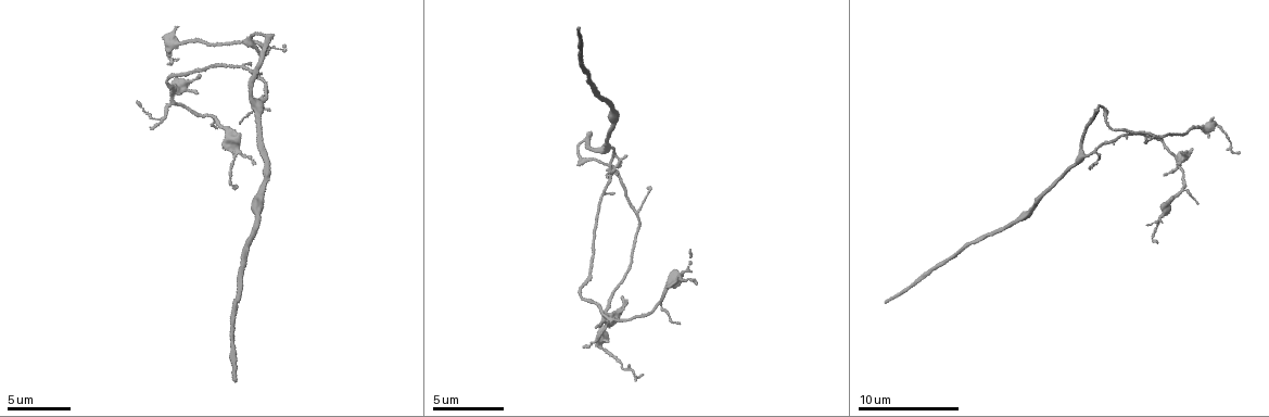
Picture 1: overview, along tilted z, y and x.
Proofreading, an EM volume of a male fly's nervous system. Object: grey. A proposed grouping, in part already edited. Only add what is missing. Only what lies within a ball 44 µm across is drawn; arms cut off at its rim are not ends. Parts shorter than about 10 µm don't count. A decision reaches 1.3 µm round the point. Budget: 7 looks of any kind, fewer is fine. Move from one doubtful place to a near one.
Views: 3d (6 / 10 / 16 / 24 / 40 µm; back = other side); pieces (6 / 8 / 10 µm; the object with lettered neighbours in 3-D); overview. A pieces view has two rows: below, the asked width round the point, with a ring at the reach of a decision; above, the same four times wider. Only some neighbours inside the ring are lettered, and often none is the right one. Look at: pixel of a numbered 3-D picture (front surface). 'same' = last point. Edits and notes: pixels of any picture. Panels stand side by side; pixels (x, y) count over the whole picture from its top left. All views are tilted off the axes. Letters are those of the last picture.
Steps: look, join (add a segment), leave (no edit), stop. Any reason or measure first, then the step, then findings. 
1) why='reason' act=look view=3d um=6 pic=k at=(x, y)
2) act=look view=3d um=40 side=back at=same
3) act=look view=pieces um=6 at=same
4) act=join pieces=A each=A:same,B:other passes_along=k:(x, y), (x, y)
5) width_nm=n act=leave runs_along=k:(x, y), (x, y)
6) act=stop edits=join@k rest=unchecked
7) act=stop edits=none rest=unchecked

act=look view=pieces um=6 pic=1 at=(216, 127)

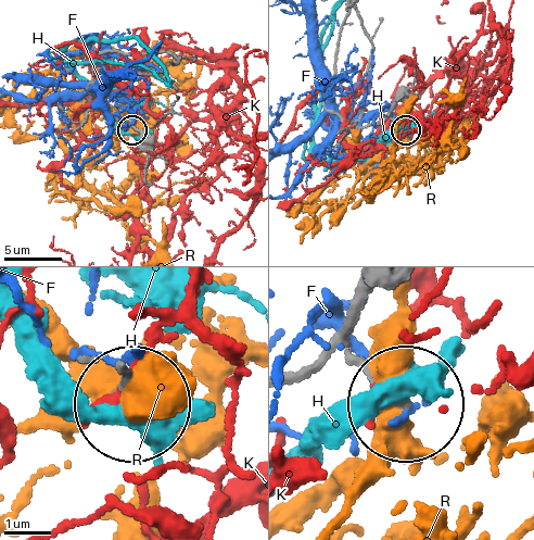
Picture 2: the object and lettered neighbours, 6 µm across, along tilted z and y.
width_nm=110 act=leave each=F:other,H:other,K:other,R:other runs_along=2:(347, 12), (326, 109), (351, 126), (391, 118), (405, 129) found='none of them fits'

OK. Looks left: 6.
act=look view=pieces um=6 pic=1 at=(199, 76)

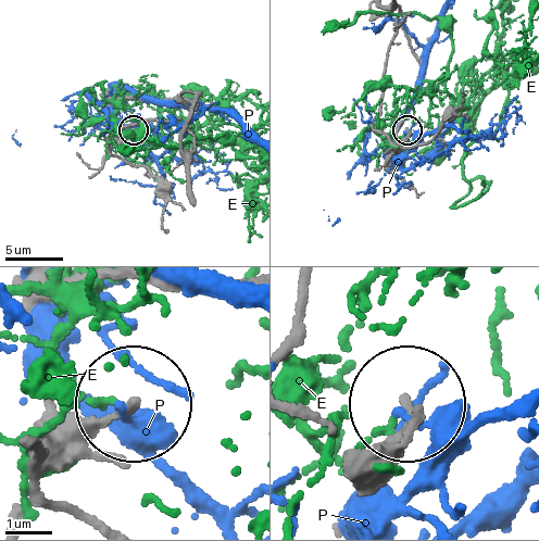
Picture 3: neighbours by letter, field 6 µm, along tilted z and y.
act=leave each=E:other,P:other runs_along=3:(360, 452), (396, 440), (408, 407) found='no lettered segment goes on from it'

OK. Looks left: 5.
why='an open end' act=look view=pieces um=6 pic=1 at=(139, 103)

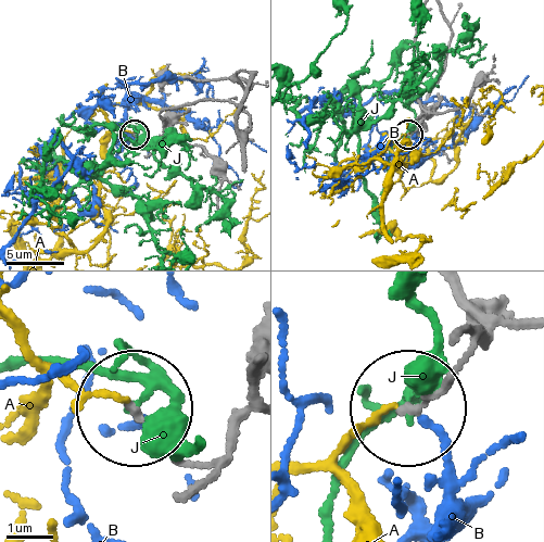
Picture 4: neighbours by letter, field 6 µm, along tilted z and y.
width_nm=130 act=leave each=A:other,B:other,J:other found='no lettered segment goes on from it'

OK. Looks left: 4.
why='end of a long branch' act=look view=3d um=6 pic=1 at=(695, 280)

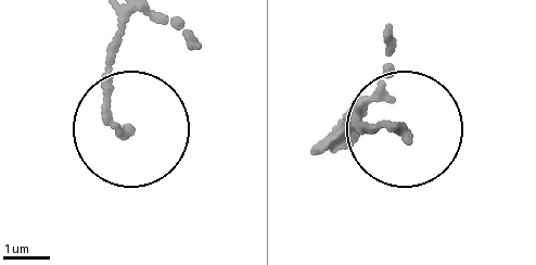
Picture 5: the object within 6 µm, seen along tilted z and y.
act=look view=pieces um=6 pic=5 at=(401, 132)

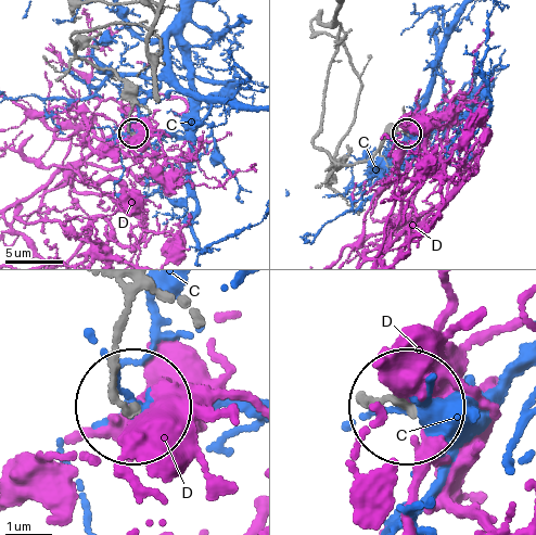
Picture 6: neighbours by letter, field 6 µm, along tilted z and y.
act=leave each=C:other,D:other found='no lettered segment goes on from it'

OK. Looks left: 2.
act=stop edits=none rest=unchecked

